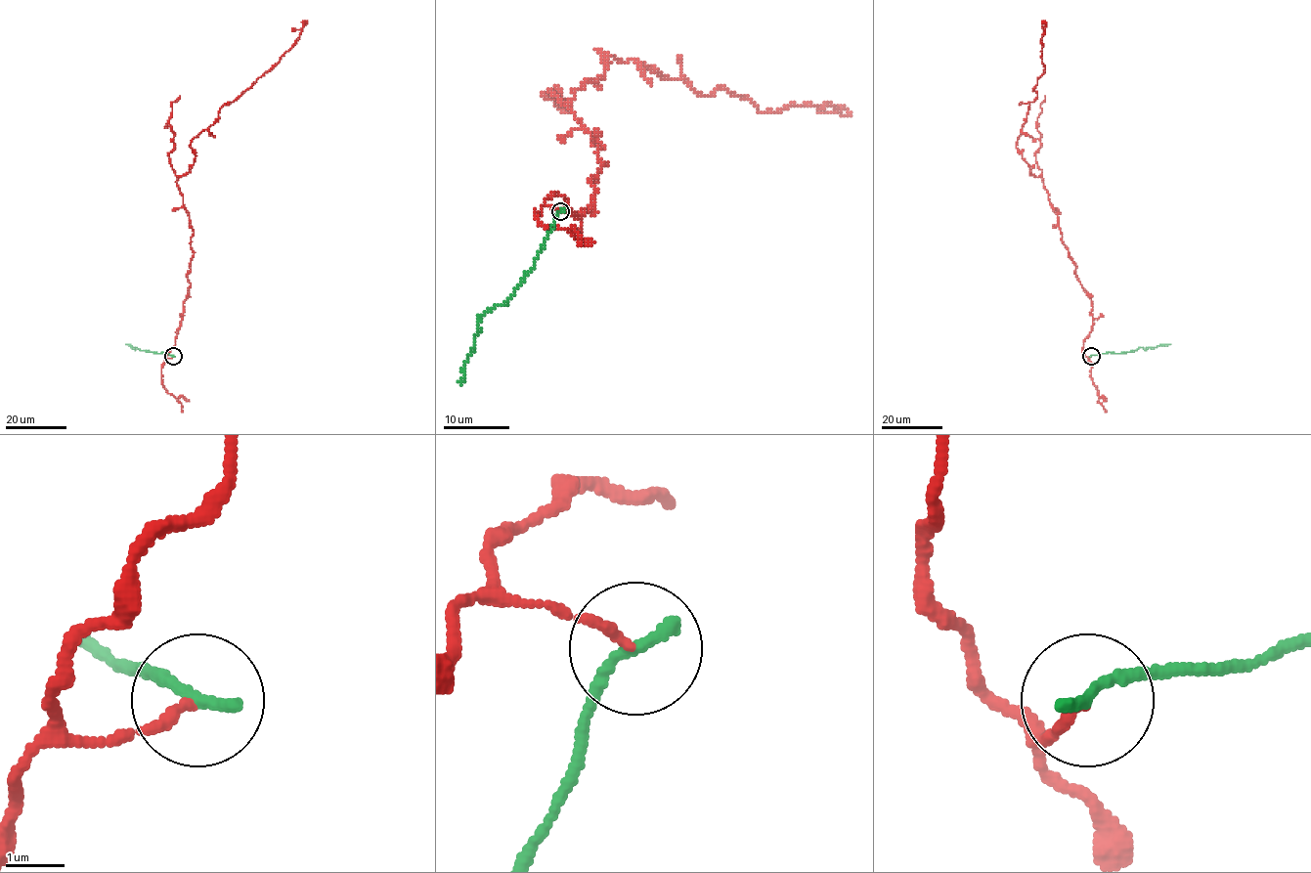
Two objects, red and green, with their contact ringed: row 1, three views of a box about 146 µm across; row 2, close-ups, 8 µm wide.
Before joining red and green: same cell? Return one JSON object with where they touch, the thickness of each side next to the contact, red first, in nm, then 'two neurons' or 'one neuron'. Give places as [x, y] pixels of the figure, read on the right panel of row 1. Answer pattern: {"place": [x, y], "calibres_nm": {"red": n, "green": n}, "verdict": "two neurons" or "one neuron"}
{"place": [1091, 356], "calibres_nm": {"red": 180, "green": 240}, "verdict": "two neurons"}

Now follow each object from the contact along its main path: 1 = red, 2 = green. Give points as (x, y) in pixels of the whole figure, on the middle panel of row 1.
1: (560, 211), (596, 193), (603, 146), (567, 108), (598, 50), (760, 112), (850, 111)
2: (560, 211), (546, 247), (515, 292), (503, 304), (490, 308), (480, 318), (473, 351), (467, 359), (460, 384)

